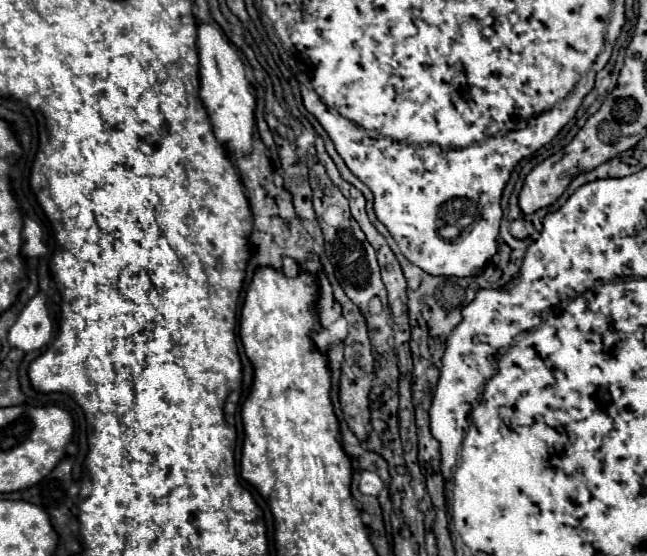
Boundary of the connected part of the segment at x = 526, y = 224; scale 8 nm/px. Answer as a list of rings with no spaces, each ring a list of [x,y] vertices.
[[[520,218],[511,222],[511,235],[513,235],[515,239],[523,240],[525,237],[532,236],[535,231],[532,223],[525,218]]]

